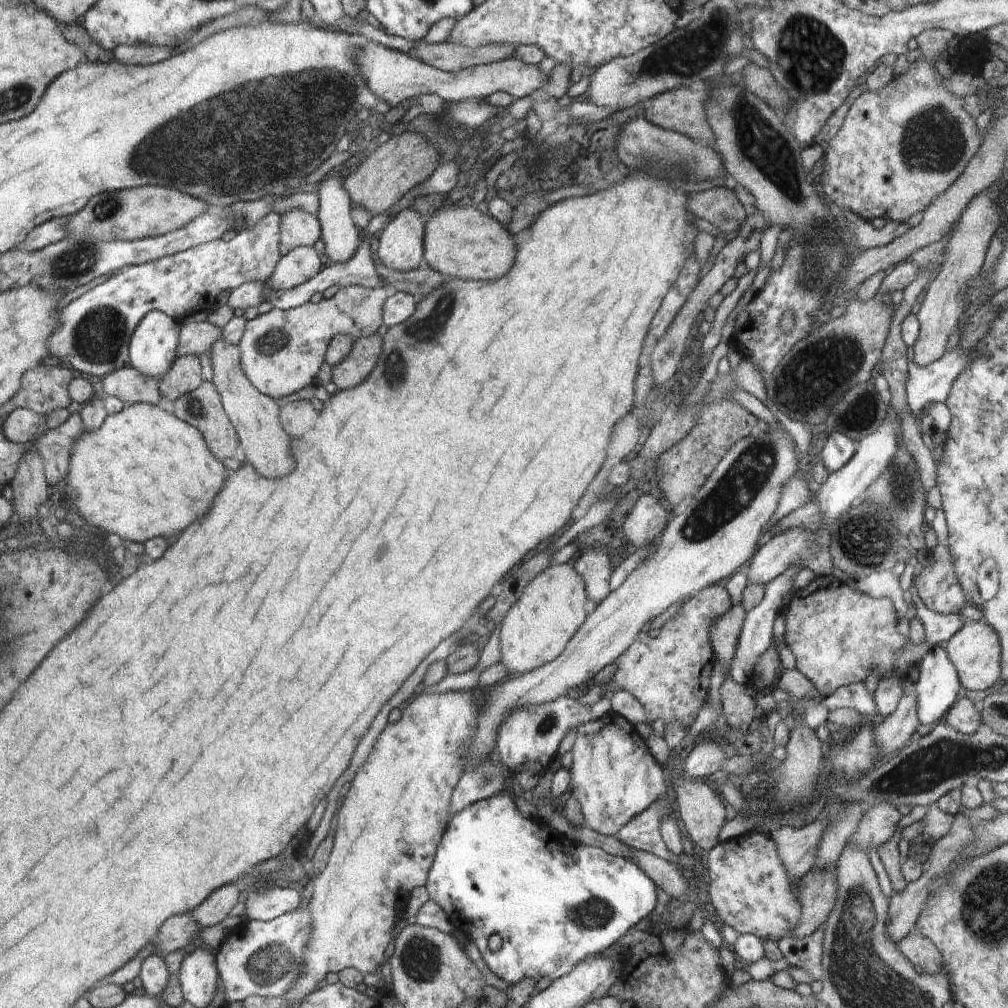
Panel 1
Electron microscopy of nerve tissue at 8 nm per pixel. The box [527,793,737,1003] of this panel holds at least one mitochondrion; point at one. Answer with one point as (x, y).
(596, 912)

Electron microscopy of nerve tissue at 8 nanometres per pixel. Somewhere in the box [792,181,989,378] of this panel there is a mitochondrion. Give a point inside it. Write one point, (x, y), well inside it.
(815, 275)

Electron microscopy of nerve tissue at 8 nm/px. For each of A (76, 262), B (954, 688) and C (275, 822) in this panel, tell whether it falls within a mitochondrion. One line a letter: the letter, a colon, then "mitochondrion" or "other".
A: mitochondrion
B: other
C: other

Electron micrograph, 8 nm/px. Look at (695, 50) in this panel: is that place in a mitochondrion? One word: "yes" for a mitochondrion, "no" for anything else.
yes

